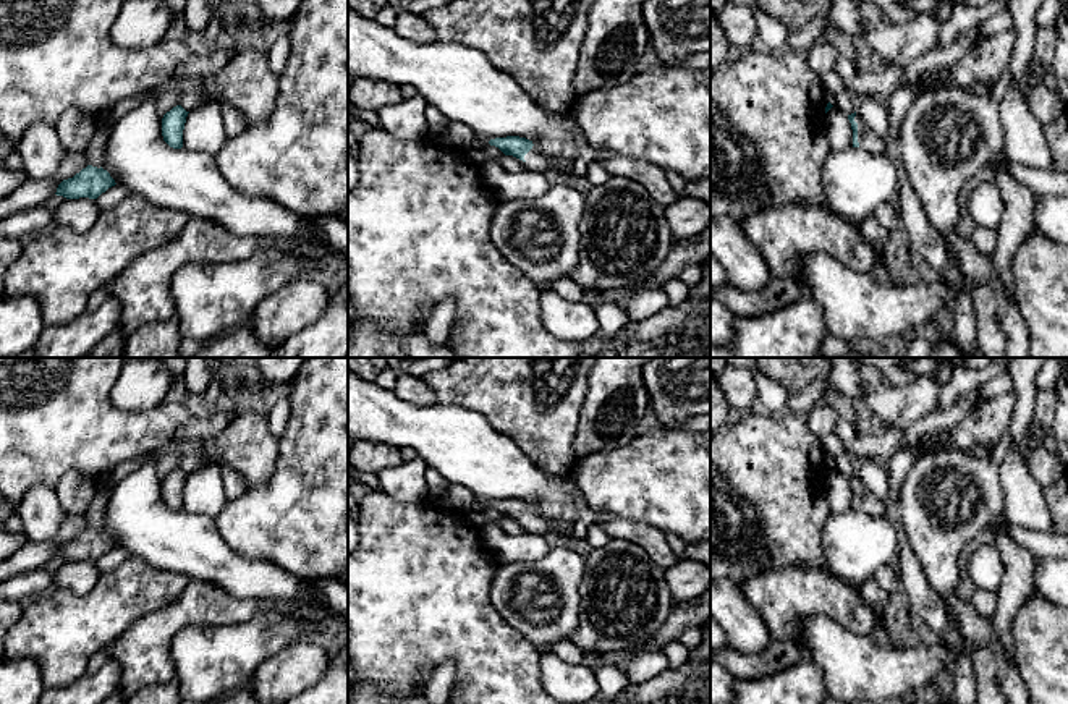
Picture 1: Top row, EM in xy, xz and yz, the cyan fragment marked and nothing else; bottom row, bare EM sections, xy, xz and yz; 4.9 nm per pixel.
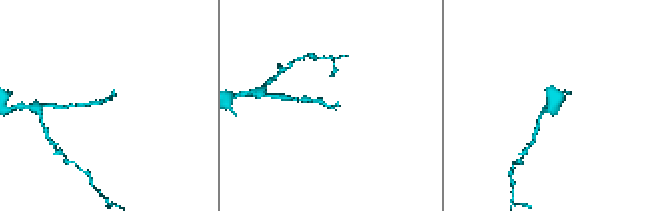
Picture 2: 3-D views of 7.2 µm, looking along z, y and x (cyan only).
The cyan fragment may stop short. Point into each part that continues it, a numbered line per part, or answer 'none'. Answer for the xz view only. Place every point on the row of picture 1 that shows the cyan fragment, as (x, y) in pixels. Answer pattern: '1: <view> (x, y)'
1: xz (534, 161)

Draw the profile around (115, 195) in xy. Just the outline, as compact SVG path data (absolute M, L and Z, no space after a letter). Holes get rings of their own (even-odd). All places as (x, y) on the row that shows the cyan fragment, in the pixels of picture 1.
M115 184L108 188L105 193L102 193L97 199L95 204L100 210L108 210L125 201L126 197L133 196L133 193L121 184Z

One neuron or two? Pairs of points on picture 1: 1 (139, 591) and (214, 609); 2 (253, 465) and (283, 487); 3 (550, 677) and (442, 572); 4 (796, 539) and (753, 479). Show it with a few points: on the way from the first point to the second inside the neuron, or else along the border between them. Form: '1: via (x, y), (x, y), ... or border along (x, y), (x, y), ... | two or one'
1: border along (191, 580), (175, 601), (143, 617) | two
2: border along (279, 441), (274, 471), (261, 484), (248, 489) | two
3: border along (539, 656), (539, 682), (544, 687) | two
4: via (782, 525), (756, 494) | one

